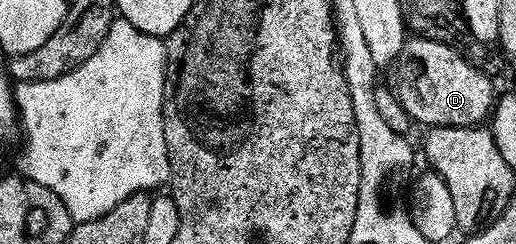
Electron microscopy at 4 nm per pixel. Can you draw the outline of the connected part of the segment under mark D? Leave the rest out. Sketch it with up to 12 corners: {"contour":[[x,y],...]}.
{"contour":[[406,42],[393,95],[425,129],[480,127],[493,83],[453,45]]}

